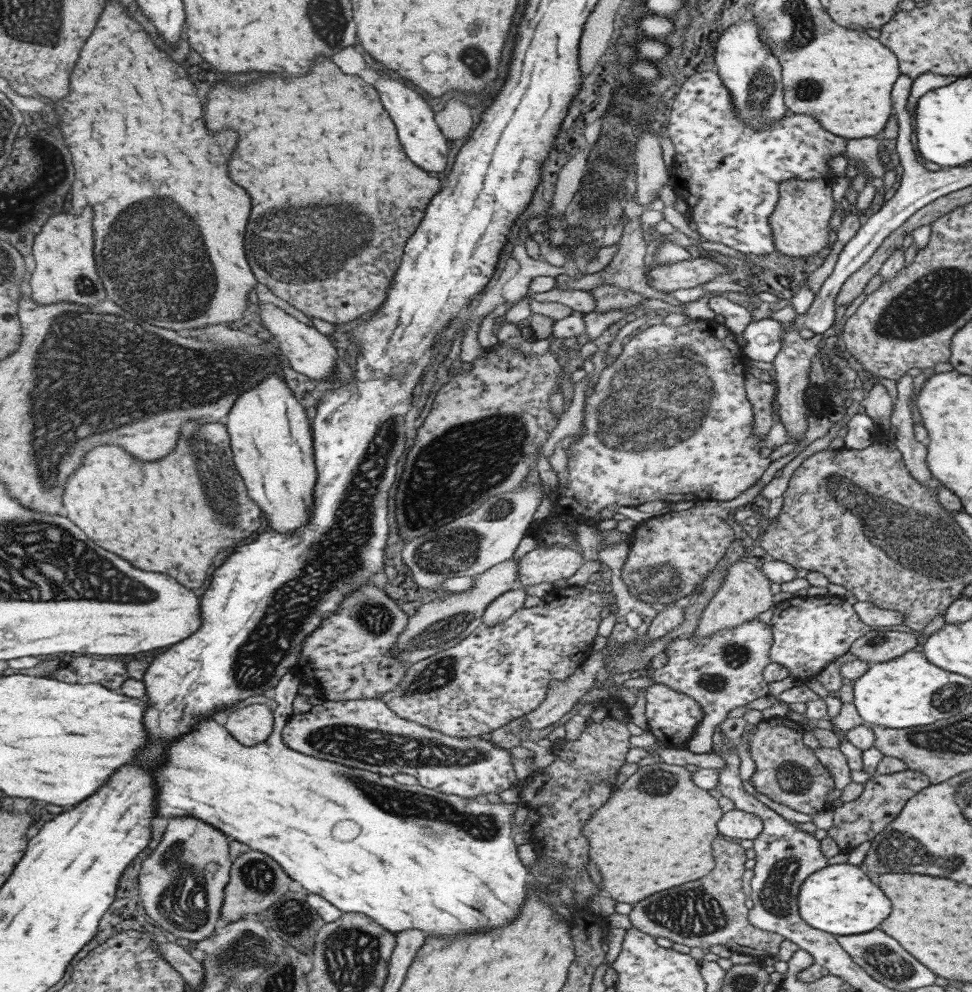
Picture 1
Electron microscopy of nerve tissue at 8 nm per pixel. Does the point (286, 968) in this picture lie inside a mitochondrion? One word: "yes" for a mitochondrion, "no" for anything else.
yes

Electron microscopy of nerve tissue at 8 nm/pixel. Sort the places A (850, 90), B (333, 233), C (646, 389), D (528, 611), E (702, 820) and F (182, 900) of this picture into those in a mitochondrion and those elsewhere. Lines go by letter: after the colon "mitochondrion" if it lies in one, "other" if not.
A: other
B: mitochondrion
C: mitochondrion
D: other
E: other
F: mitochondrion

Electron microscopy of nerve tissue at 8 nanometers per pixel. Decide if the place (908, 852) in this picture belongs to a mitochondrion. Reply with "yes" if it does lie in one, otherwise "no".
yes

